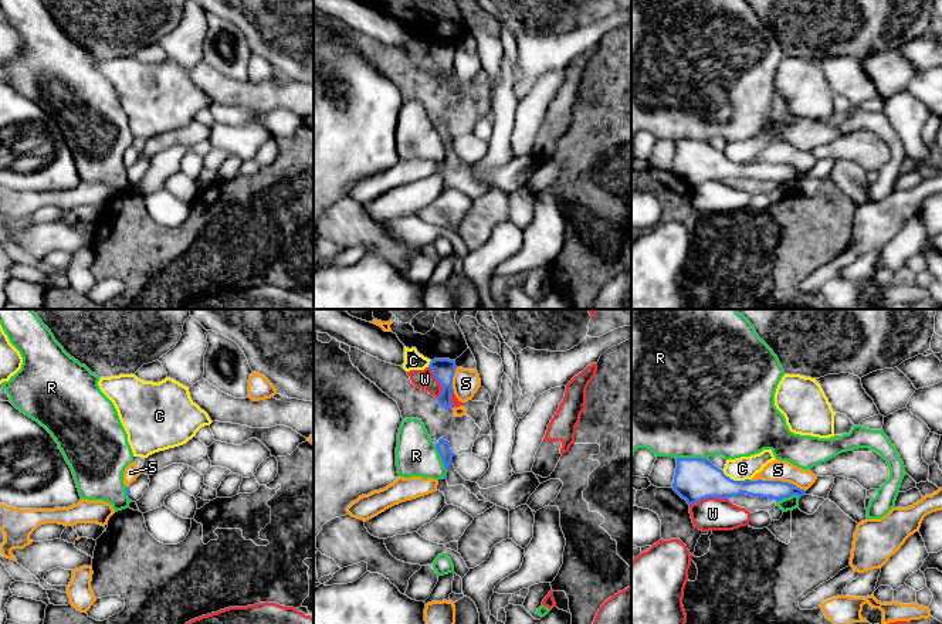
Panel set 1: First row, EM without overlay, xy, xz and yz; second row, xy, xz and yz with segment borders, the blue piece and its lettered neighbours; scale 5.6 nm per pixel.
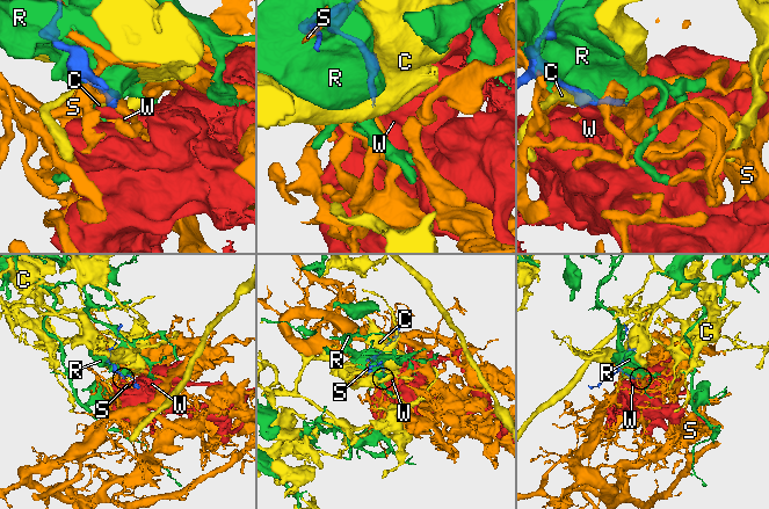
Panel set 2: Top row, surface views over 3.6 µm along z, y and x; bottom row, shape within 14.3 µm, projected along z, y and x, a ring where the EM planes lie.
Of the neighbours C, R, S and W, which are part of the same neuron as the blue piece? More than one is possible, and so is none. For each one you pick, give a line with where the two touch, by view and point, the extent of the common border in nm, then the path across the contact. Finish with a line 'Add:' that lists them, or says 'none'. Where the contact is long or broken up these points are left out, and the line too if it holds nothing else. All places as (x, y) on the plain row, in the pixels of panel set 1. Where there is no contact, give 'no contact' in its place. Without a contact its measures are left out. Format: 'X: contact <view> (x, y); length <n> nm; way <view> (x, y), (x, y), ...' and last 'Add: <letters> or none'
Add: none

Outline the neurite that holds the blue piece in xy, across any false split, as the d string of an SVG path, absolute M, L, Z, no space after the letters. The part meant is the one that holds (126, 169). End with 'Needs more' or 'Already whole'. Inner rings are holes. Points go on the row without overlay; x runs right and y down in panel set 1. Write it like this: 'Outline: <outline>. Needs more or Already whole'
Outline: M140 156L129 169L126 169L126 177L132 184L139 183L149 170L149 157Z. Needs more

